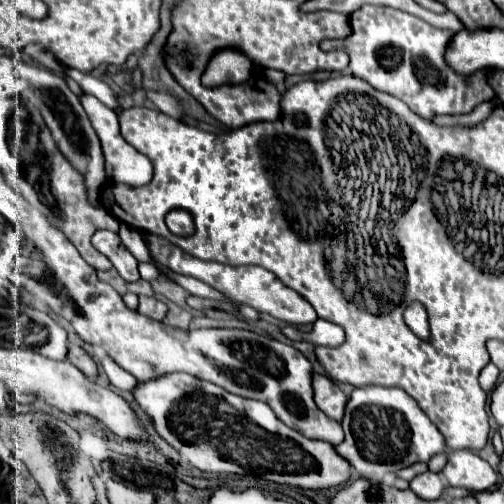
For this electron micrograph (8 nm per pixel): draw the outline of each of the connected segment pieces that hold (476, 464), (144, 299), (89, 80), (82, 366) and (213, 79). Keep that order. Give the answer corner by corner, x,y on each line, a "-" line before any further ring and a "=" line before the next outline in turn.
471,450
449,452
443,476
449,486
465,486
473,490
491,490
499,480
499,474
489,462
=
139,296
139,314
163,320
163,316
167,314
167,304
155,296
=
67,68
65,74
67,74
69,78
73,78
73,80
83,88
85,94
91,94
91,96
99,98
99,100
101,100
103,104
107,104
109,108
115,108
115,106
117,106
117,100
115,100
115,96
113,96
111,88
109,88
105,82
101,82
101,80
89,76
89,74
85,74
85,72
71,70
71,68
=
71,344
69,346
69,352
67,352
67,360
71,364
75,364
89,380
95,380
97,378
97,364
91,360
91,356
83,348
=
223,50
215,60
211,60
211,68
205,72
205,88
215,88
223,84
241,84
251,78
253,64
235,50

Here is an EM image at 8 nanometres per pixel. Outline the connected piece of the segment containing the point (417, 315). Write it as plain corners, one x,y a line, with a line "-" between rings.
415,302
405,310
405,322
411,324
411,330
419,336
419,338
427,338
429,336
429,324
427,324
427,312
425,308

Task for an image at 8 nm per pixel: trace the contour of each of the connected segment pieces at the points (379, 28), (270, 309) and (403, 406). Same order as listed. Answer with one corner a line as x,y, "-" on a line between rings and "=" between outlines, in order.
361,6
351,16
351,34
341,40
323,40
321,50
343,50
349,54
353,76
363,78
373,88
403,100
415,114
433,118
435,114
465,114
479,102
493,98
487,84
487,72
479,70
471,76
459,76
443,62
443,52
453,32
433,28
431,24
387,6
=
153,234
149,236
149,248
151,248
153,258
159,260
161,264
169,266
173,272
193,276
193,278
217,288
225,296
233,298
235,302
249,304
255,310
267,312
273,318
289,322
289,324
311,324
317,320
317,312
313,310
313,306
299,292
285,286
271,270
267,270
263,266
229,266
229,264
219,264
219,262
205,262
205,260
193,258
191,254
179,250
175,244
163,240
161,236
153,236
=
355,388
341,424
345,430
345,440
335,450
347,458
363,478
387,476
415,462
429,462
431,456
445,450
445,442
437,432
437,426
401,388

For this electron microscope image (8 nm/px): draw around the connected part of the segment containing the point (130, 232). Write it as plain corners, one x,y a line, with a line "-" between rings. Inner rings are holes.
121,224
121,230
119,230
119,236
123,240
123,244
127,246
129,252
133,252
133,256
139,260
139,262
151,262
149,258
149,252
145,248
145,242
143,242
143,236
139,230
127,226
127,224

